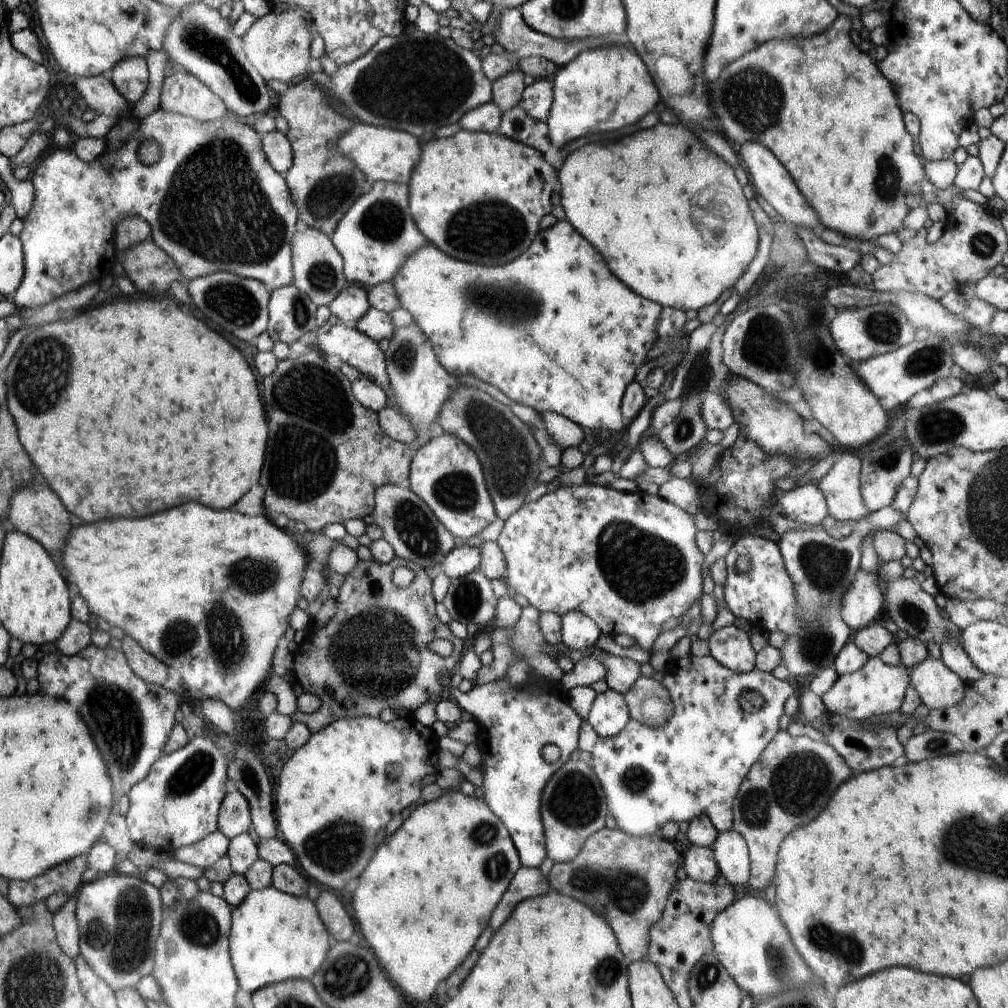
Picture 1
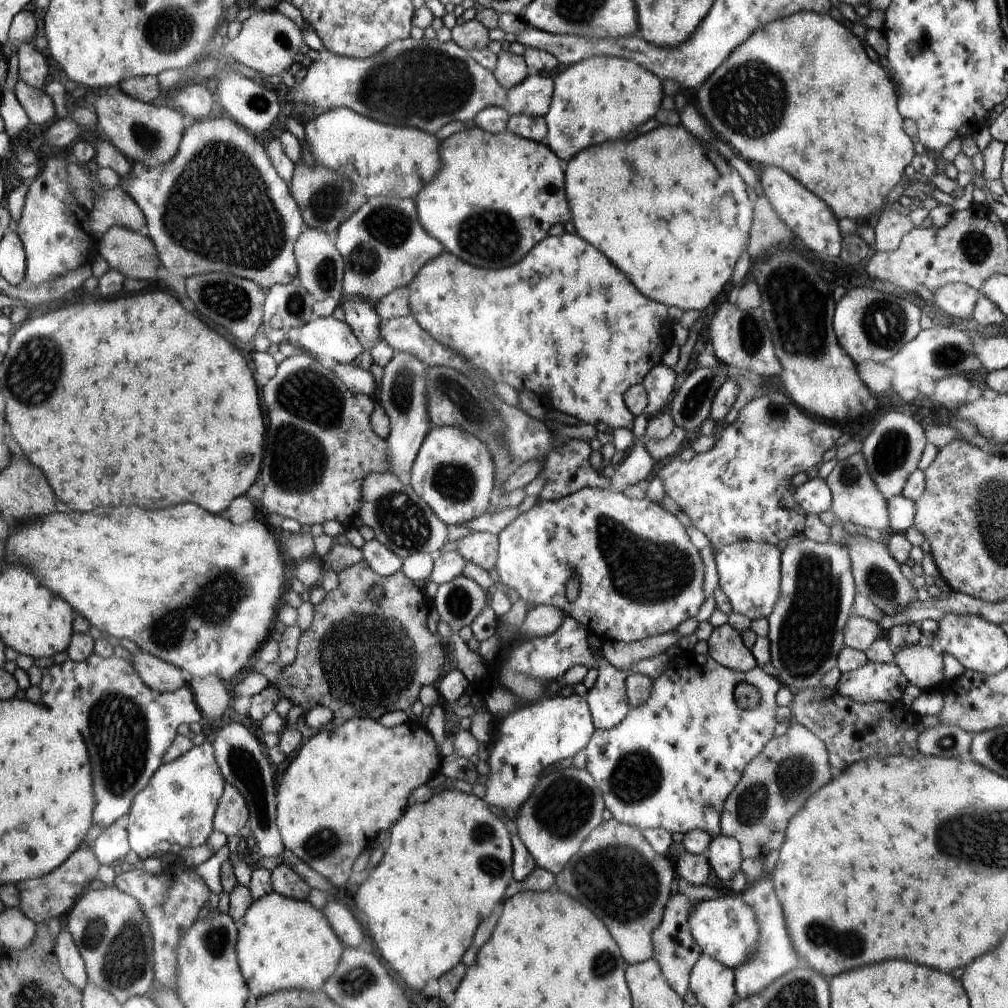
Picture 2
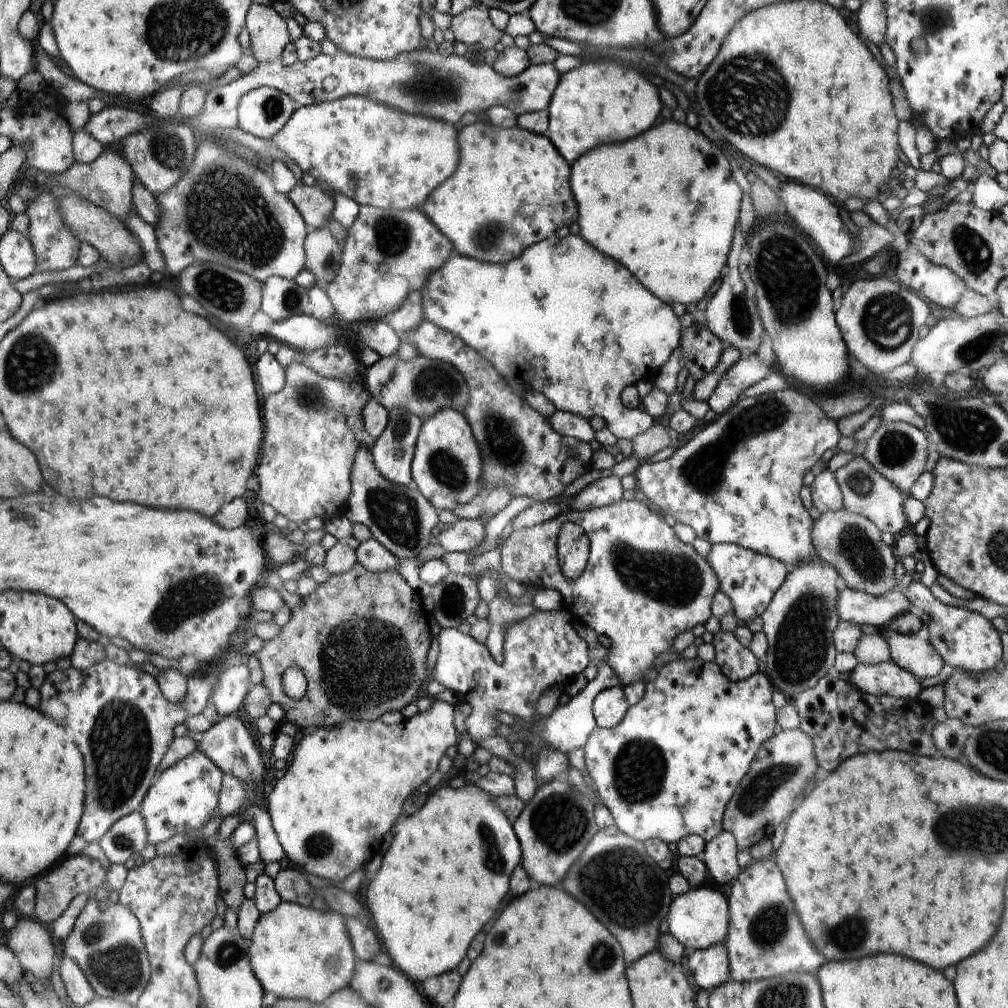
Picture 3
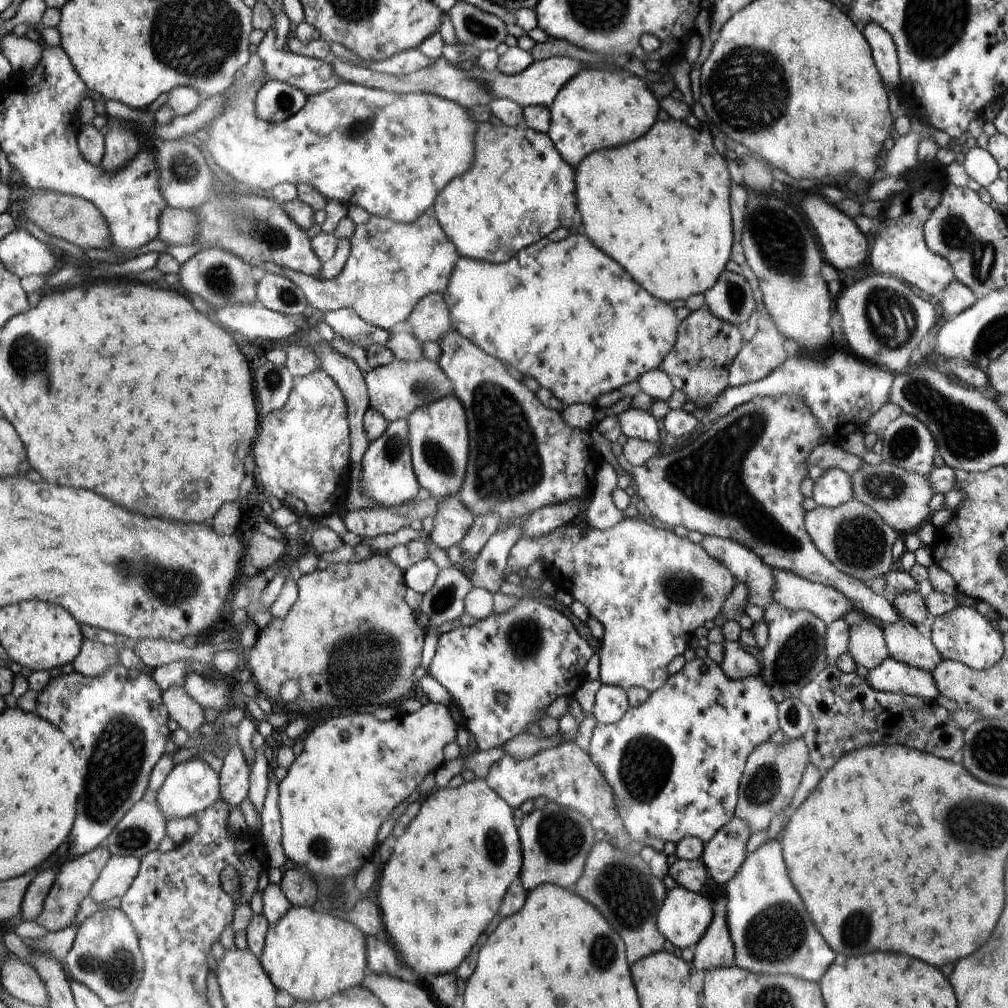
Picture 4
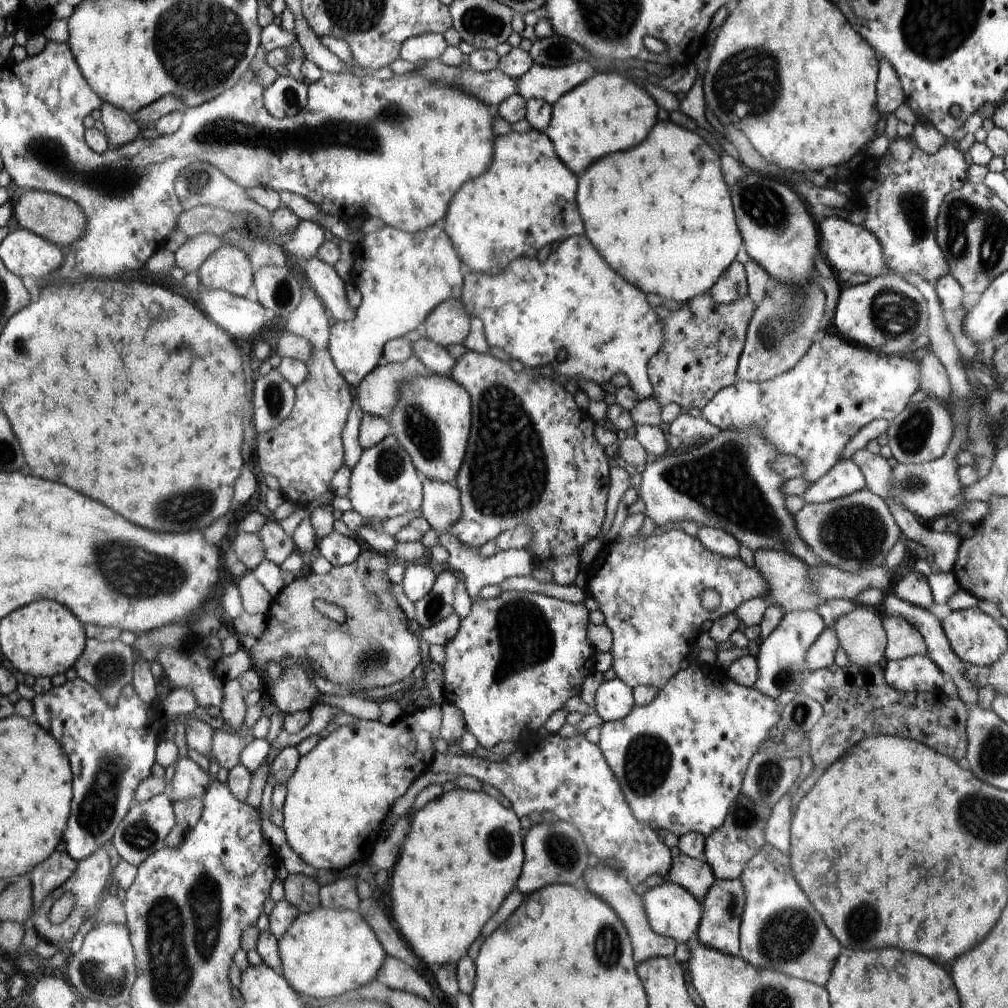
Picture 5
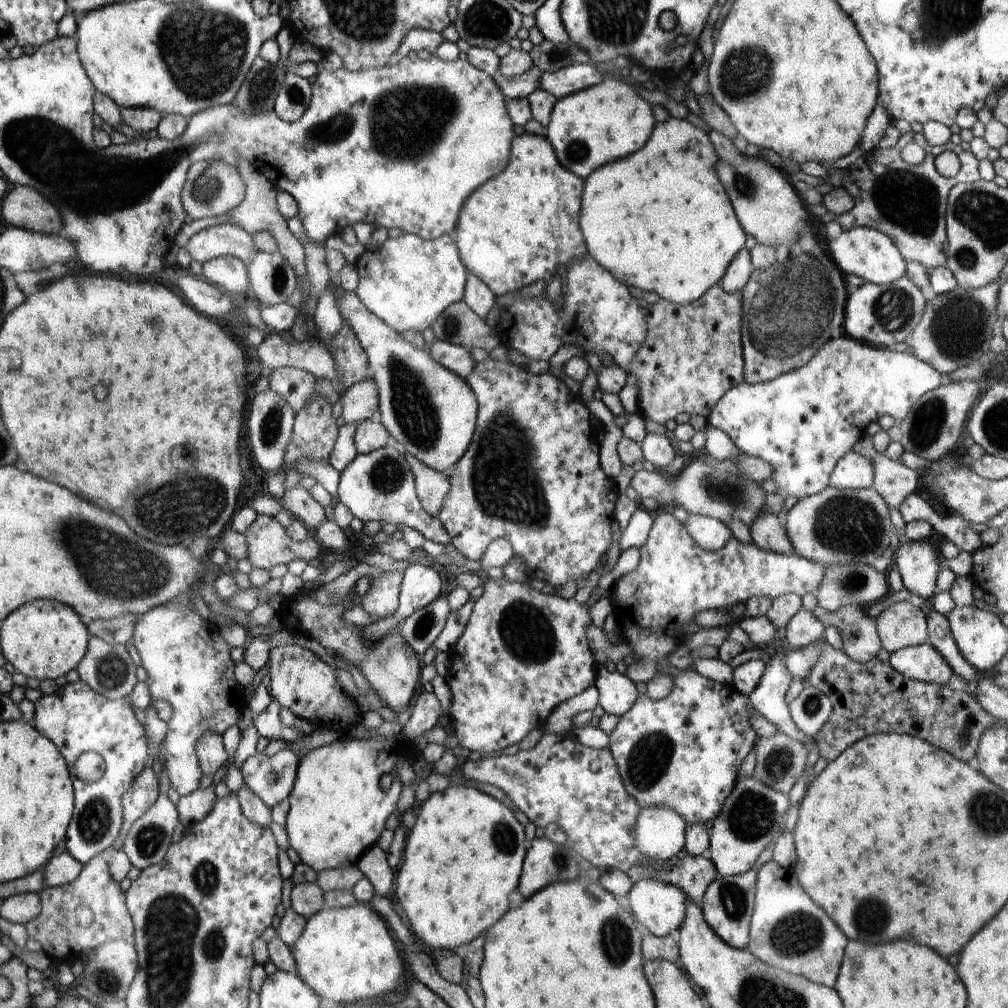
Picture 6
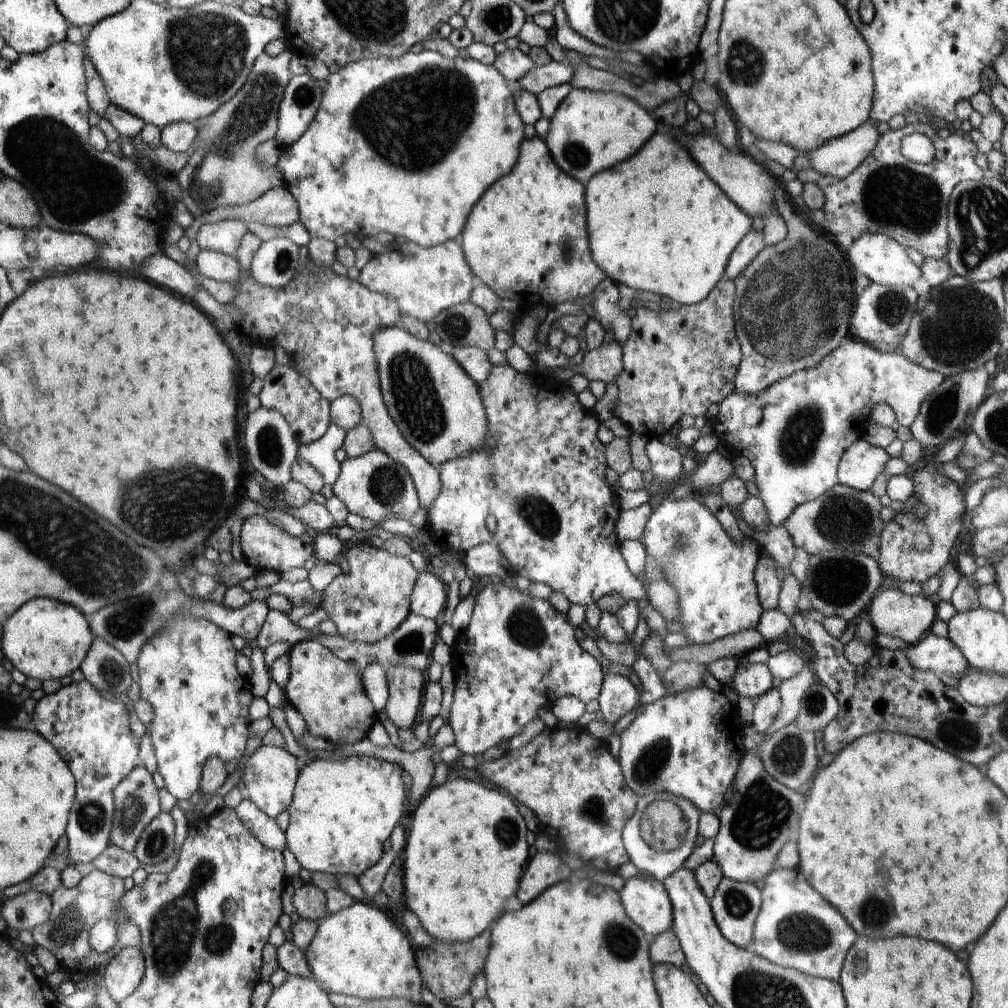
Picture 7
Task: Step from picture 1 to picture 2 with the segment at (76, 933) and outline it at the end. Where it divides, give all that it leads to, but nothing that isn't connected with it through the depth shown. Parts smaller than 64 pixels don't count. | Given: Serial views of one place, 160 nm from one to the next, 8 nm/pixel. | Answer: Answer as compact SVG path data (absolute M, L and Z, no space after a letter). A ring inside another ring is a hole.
M62 923L60 933L55 940L55 953L62 974L81 991L88 982L82 955L76 946L69 928Z

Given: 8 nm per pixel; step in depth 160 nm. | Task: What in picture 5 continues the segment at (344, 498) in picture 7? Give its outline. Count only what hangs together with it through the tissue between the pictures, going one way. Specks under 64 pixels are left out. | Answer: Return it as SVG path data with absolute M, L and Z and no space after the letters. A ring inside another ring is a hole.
M392 433L386 436L382 442L363 449L358 464L351 468L350 491L345 501L352 503L353 510L359 512L365 519L382 519L386 521L394 516L402 516L406 512L421 508L422 499L423 484L416 467L413 465L406 449ZM437 532L438 542L448 555L445 564L453 571L460 572L464 576L467 593L472 597L478 597L485 587L499 585L510 577L527 577L533 570L533 558L528 549L510 549L509 551L497 551L493 556L483 558L478 547L467 547L460 542L459 538L451 533Z

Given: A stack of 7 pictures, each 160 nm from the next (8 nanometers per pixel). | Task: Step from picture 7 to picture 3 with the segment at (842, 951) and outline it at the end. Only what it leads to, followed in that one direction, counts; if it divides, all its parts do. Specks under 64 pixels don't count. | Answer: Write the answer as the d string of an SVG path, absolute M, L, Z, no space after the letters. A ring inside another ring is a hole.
M771 857L754 860L751 865L741 869L740 874L730 883L730 896L727 897L727 901L730 920L724 945L729 956L729 976L734 981L749 983L790 973L816 974L826 962L824 955L810 942L798 913L795 911L784 877Z

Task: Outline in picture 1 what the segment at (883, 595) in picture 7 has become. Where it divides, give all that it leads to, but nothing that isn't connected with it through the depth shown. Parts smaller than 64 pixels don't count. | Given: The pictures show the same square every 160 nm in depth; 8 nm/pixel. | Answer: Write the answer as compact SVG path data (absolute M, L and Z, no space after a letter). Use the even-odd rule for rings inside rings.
M928 656L910 670L910 684L930 711L955 707L965 697L966 682L940 659L934 660L934 657Z

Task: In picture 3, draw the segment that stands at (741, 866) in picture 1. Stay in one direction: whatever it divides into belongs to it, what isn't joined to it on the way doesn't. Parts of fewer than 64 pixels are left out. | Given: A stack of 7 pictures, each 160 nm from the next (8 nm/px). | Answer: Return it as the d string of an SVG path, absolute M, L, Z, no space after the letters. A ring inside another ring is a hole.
M723 830L718 836L709 840L703 852L696 857L706 865L708 874L718 884L729 884L741 871L737 863L738 853L734 835Z

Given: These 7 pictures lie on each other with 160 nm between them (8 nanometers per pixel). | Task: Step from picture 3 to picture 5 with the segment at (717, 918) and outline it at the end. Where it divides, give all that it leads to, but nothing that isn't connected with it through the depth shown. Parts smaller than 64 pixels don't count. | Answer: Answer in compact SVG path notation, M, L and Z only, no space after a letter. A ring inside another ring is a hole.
M672 881L660 886L640 889L644 901L649 925L659 935L674 939L677 943L687 943L692 934L696 934L701 921L702 907L700 901L683 886Z

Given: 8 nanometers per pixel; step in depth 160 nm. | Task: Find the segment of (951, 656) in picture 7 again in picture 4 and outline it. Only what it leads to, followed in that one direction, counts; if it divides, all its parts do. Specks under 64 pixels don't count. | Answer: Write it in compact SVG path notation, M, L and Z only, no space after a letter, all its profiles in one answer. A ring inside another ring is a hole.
M888 657L865 676L867 683L883 693L900 693L936 700L940 696L932 673Z

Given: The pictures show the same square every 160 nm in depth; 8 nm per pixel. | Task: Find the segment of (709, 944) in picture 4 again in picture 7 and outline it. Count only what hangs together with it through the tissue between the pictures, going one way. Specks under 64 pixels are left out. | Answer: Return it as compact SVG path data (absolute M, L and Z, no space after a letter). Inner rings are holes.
M724 877L716 887L714 896L709 900L717 927L726 940L743 949L751 947L753 928L761 907L761 890L755 883L741 883Z

